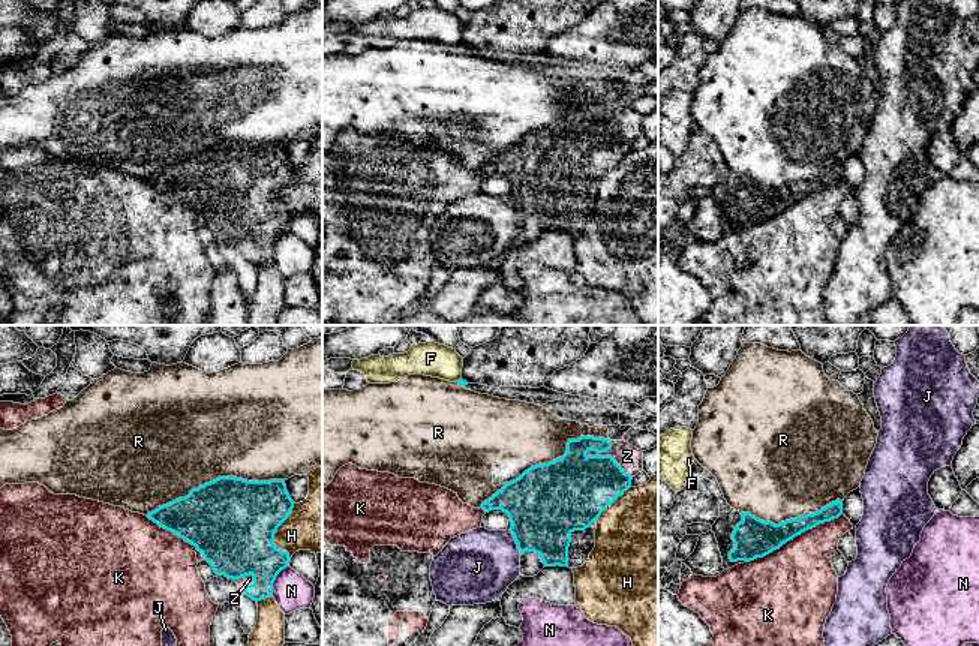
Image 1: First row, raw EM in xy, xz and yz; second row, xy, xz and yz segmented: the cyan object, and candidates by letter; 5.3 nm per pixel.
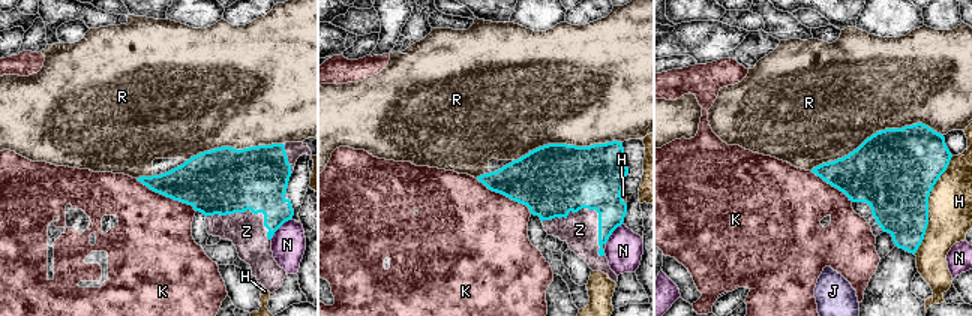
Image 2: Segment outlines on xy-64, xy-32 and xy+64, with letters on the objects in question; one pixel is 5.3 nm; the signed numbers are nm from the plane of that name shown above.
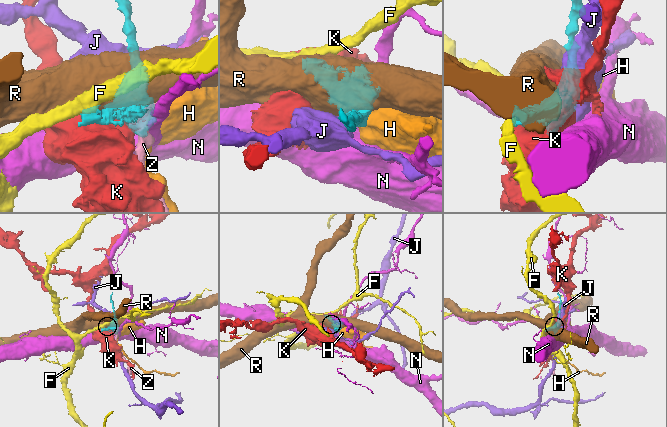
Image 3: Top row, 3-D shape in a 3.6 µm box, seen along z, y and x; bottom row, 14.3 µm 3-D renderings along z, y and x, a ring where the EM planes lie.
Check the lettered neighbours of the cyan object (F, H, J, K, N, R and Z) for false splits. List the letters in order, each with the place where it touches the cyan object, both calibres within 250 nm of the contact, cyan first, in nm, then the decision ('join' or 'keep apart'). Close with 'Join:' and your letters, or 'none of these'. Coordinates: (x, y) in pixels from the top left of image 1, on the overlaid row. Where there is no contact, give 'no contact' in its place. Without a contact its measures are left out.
F: xz (459, 379) | 30/190 nm | keep apart
H: xy (273, 537) | 460/280 nm | keep apart
J: xz (516, 543) | 400/400 nm | keep apart
K: yz (793, 537) | 220/420 nm | keep apart
N: xy (275, 579) | 320/200 nm | keep apart
R: xy (216, 478) | 460/500 nm | keep apart
Z: xz (609, 456) | 380/140 nm | join
Join: Z

